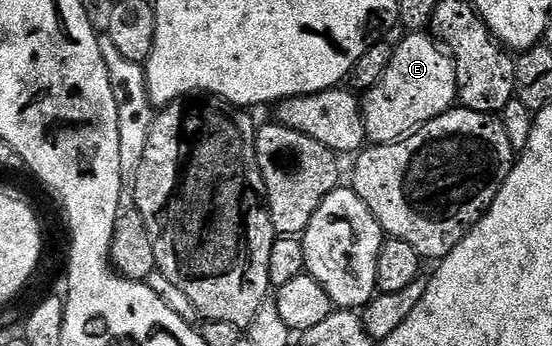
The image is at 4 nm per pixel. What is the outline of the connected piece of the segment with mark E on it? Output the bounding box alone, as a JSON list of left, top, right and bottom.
[361,33,459,144]

